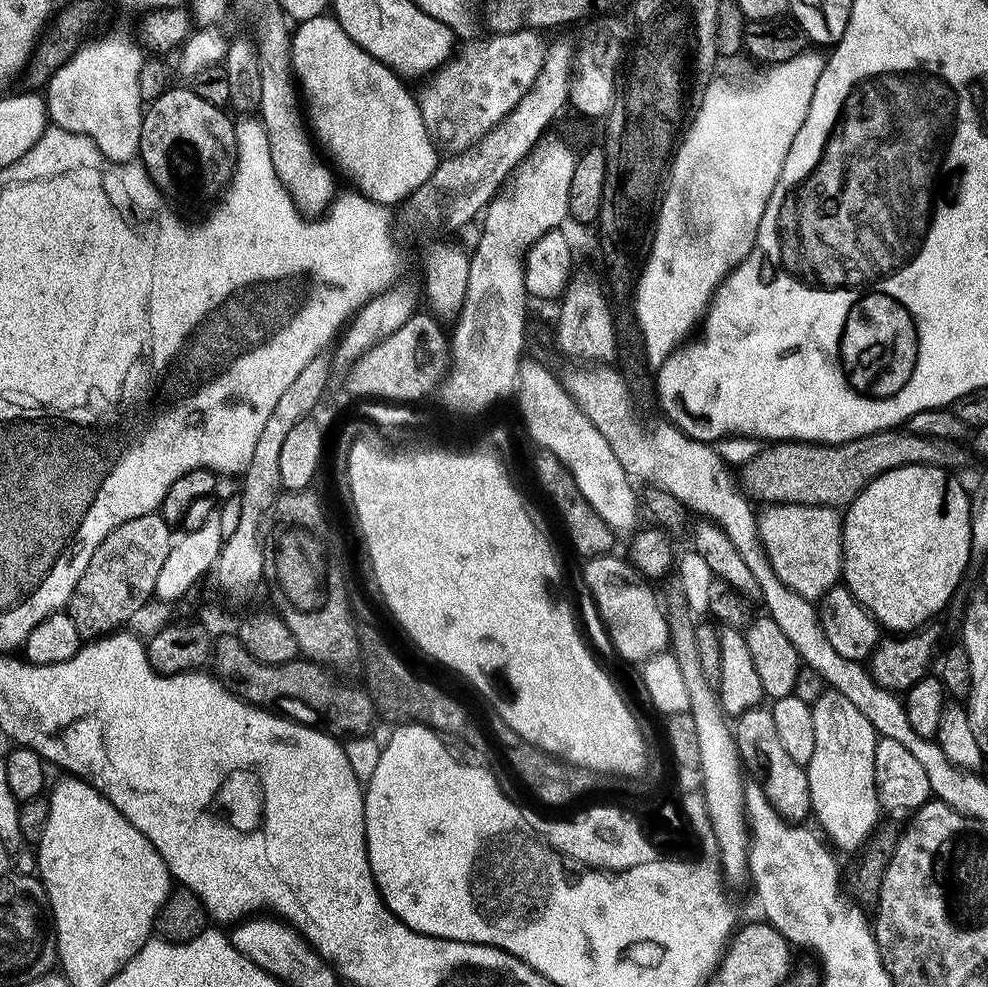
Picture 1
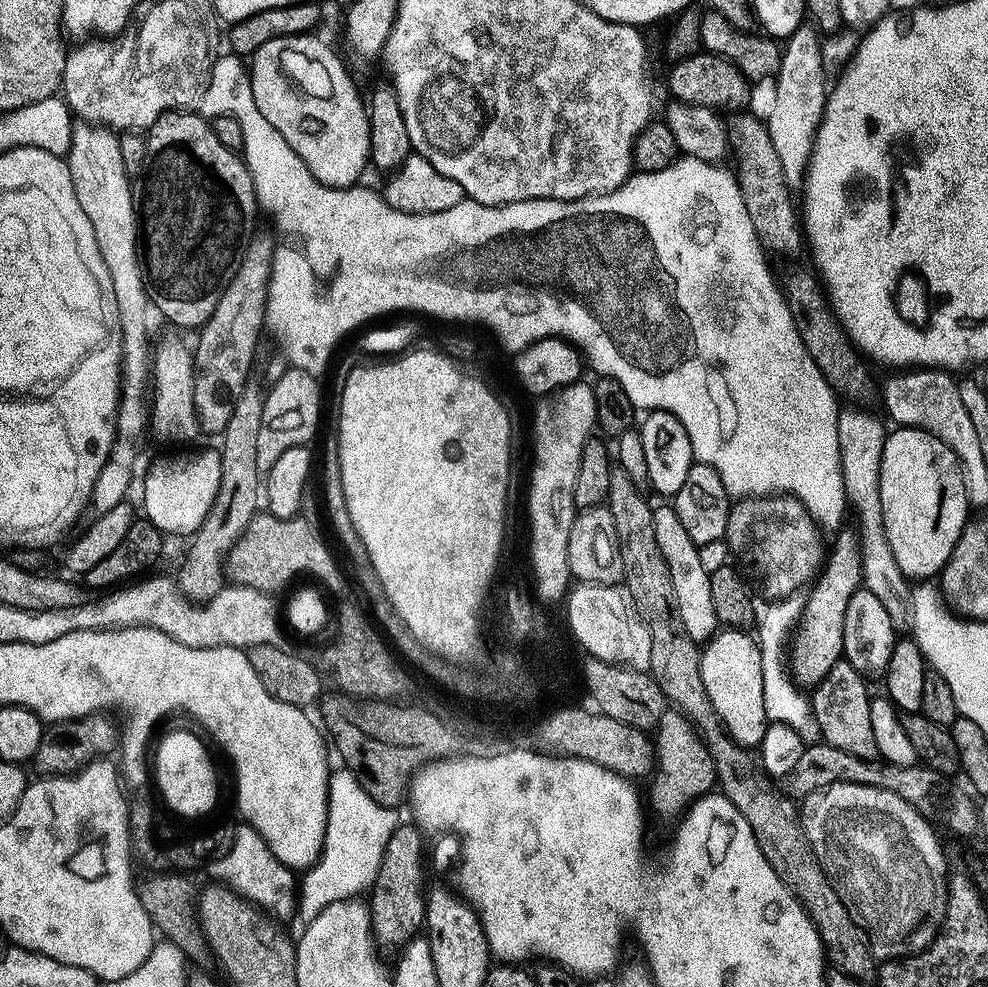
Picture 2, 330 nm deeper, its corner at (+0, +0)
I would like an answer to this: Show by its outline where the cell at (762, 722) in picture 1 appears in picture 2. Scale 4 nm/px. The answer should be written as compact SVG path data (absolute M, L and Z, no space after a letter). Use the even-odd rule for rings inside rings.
M725 627L717 631L716 635L703 645L700 669L702 686L706 686L706 694L718 718L724 723L724 729L734 742L749 750L756 750L759 749L770 721L766 714L760 645L748 635L747 631L738 628Z

